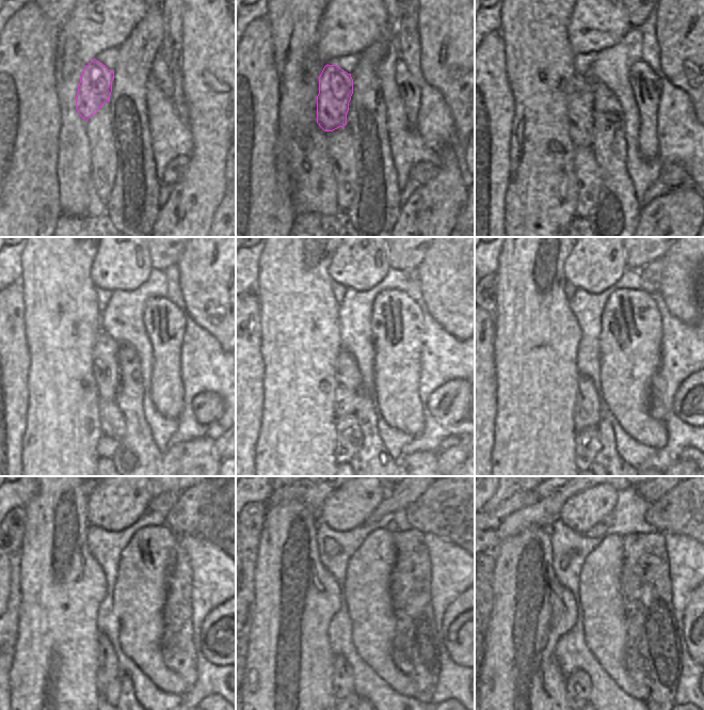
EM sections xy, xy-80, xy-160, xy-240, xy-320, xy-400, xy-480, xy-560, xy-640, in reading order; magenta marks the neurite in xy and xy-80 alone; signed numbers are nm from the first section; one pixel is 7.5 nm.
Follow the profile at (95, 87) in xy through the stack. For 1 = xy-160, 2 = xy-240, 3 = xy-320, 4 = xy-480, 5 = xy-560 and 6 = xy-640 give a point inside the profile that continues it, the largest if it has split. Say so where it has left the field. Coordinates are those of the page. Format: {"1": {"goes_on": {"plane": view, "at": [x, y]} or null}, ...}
{"1": {"goes_on": {"plane": "xy-160", "at": [579, 92]}}, "2": {"goes_on": {"plane": "xy-240", "at": [106, 350]}}, "3": {"goes_on": {"plane": "xy-320", "at": [348, 378]}}, "4": {"goes_on": {"plane": "xy-480", "at": [107, 662]}}, "5": {"goes_on": {"plane": "xy-560", "at": [342, 679]}}, "6": {"goes_on": {"plane": "xy-640", "at": [578, 683]}}}

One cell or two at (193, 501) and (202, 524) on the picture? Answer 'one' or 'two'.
one

